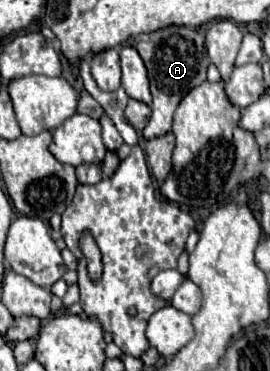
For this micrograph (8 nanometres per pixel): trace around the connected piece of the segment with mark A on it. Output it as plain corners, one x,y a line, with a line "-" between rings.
164,27
152,33
142,33
132,37
132,47
140,53
148,77
150,77
150,91
152,91
152,117
148,125
144,127
142,135
144,139
154,139
162,137
170,131
172,127
172,115
184,97
184,91
190,91
192,87
200,85
206,79
206,69
210,65
206,45
204,45
204,35
198,33
196,29
190,27

